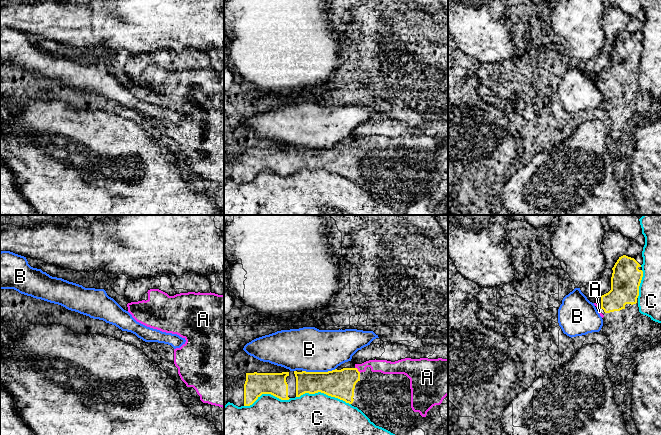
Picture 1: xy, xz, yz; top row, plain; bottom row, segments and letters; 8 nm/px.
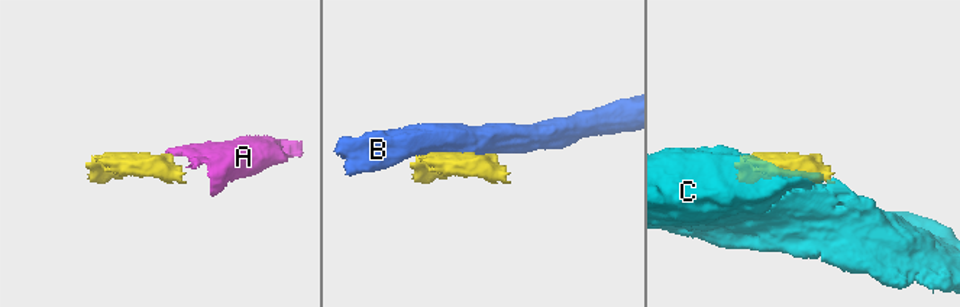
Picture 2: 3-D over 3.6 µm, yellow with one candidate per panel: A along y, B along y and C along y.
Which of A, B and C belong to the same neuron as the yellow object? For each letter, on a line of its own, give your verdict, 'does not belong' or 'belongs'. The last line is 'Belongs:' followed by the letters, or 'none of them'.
A: belongs
B: does not belong
C: does not belong
Belongs: A

